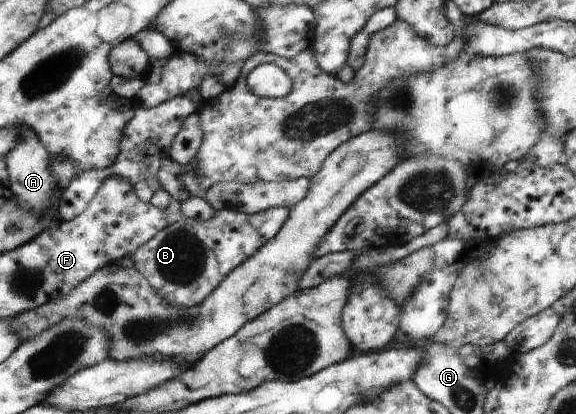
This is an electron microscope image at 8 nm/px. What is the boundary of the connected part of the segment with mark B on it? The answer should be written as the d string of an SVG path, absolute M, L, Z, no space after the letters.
M271 208L262 213L248 215L234 210L217 210L215 216L205 220L185 217L181 222L161 229L150 241L141 245L132 255L132 262L157 294L171 303L171 307L190 309L204 302L234 269L242 267L262 246L276 238L289 219L289 211L288 208Z

